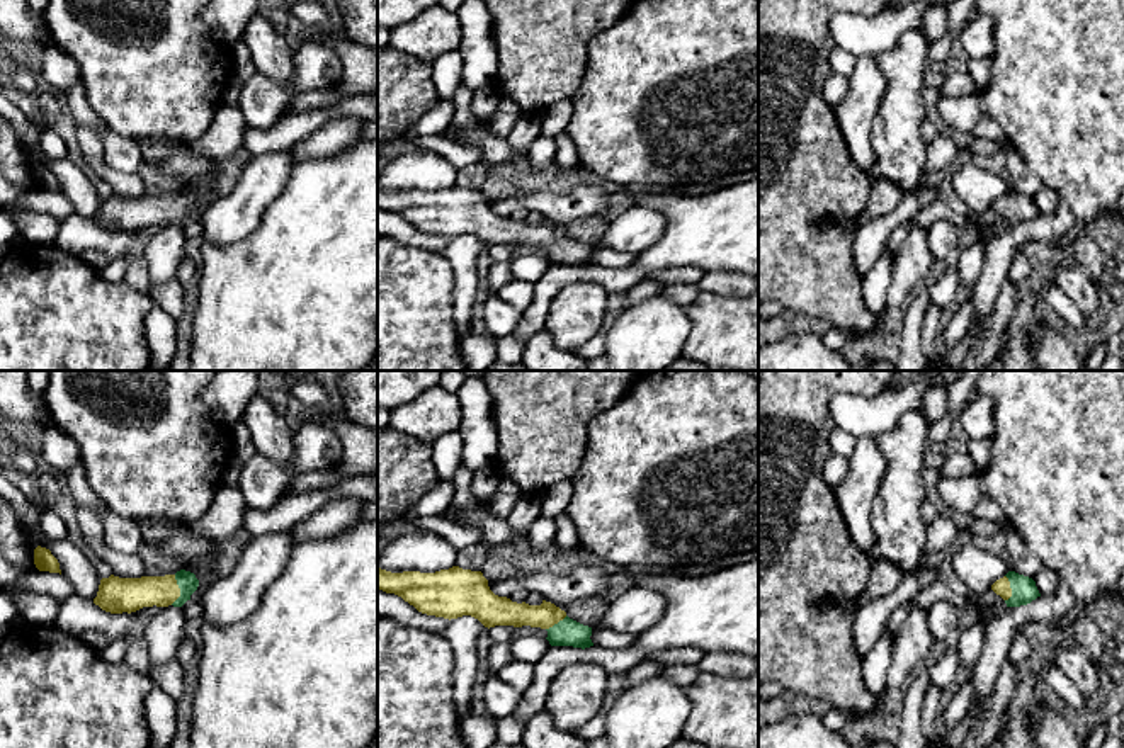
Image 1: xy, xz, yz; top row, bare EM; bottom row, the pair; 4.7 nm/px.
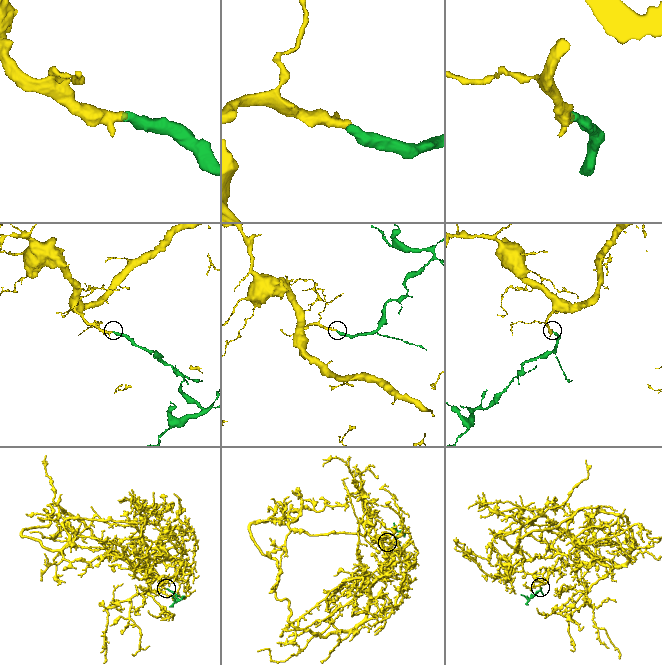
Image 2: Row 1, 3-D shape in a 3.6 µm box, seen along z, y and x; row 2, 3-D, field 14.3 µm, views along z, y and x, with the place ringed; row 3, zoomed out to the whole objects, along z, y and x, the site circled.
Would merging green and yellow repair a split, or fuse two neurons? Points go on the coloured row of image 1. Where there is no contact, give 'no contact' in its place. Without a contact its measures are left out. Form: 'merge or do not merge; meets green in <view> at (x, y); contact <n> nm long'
merge; meets green in xy at (181, 590); contact 150 nm long

